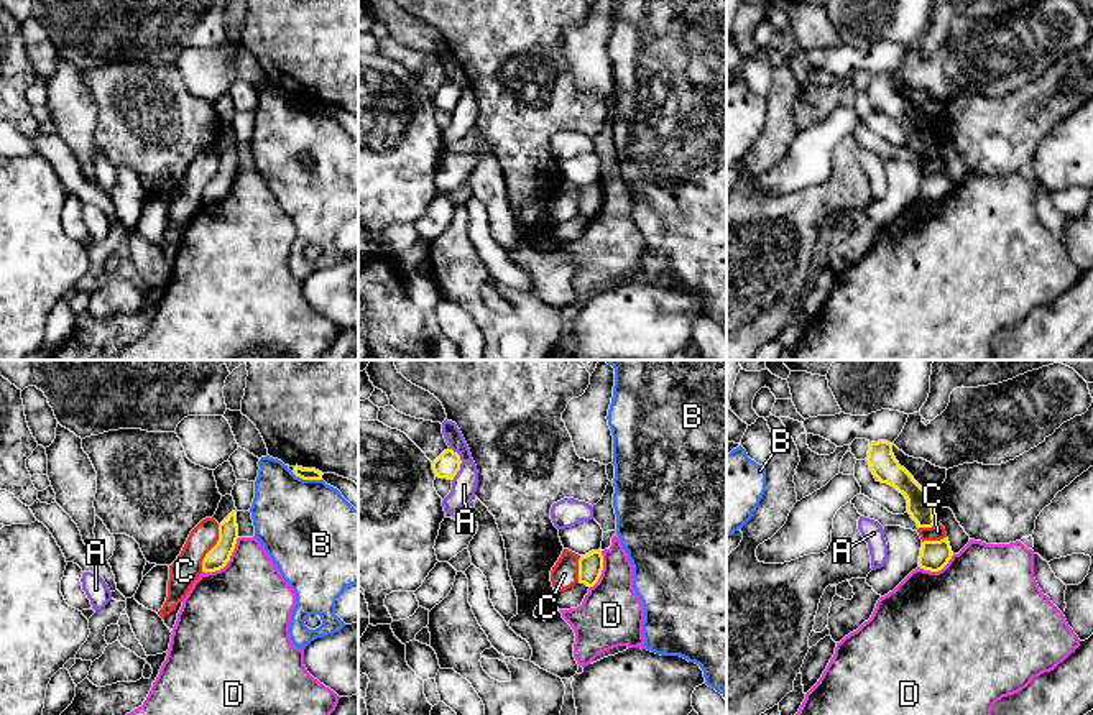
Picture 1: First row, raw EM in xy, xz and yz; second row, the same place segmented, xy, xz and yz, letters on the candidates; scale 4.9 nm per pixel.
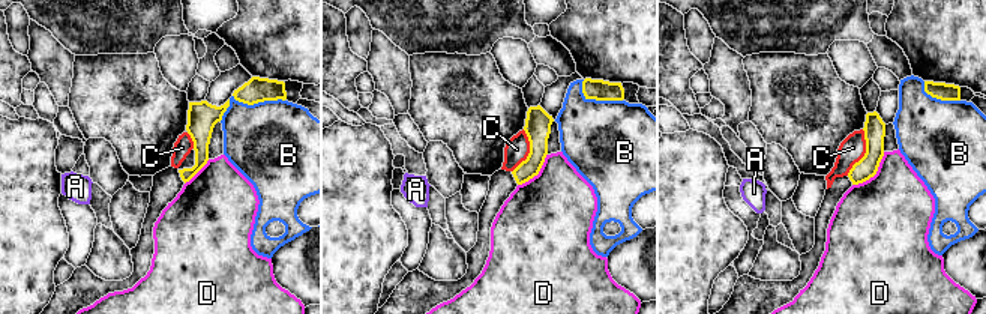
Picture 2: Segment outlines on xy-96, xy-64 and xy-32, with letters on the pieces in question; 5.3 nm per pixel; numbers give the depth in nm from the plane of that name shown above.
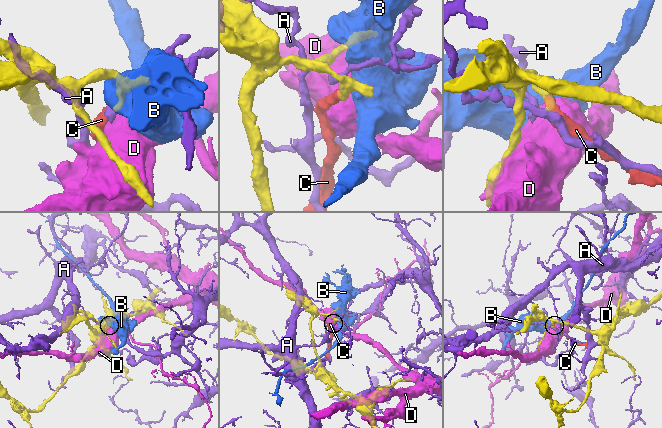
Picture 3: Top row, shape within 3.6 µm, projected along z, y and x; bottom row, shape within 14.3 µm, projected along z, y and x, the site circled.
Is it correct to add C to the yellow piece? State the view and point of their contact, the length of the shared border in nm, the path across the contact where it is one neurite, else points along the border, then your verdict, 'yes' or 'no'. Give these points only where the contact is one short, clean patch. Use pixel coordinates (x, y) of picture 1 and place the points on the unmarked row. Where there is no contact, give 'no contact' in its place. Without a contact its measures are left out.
xy (211, 181) | 260 nm | along xy (219, 156), (219, 171), (206, 186), (202, 204) | no

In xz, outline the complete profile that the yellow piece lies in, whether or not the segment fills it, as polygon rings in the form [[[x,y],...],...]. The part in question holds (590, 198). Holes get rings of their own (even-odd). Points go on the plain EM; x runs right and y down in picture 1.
[[[602,181],[592,182],[579,191],[579,214],[593,219],[603,202]]]

